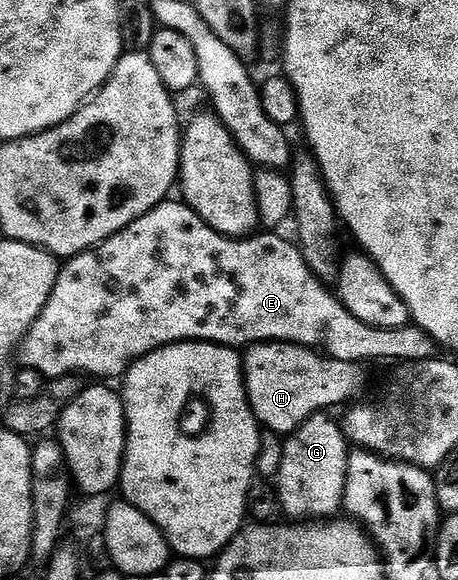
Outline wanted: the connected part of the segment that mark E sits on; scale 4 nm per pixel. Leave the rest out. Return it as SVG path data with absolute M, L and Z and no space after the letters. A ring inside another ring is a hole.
M182 201L171 202L158 203L152 211L145 213L137 221L128 225L126 229L118 231L116 235L99 244L98 247L74 256L62 264L59 279L55 282L55 288L45 305L45 309L39 314L37 321L31 326L30 333L27 334L27 338L21 344L21 359L23 355L24 361L33 370L40 371L43 375L48 375L48 380L51 381L60 379L63 376L70 376L72 373L78 373L83 377L86 377L85 375L100 375L103 378L100 380L111 381L107 379L113 378L114 375L116 377L122 376L135 360L147 355L150 351L155 351L158 347L168 347L170 343L189 343L192 341L220 343L223 347L234 347L236 349L246 349L257 343L297 343L301 347L325 349L326 354L332 359L340 359L346 363L357 363L360 365L366 364L366 359L397 359L396 361L419 363L425 362L427 359L436 358L437 344L435 339L429 337L429 333L425 333L420 327L408 325L386 331L380 327L370 327L361 321L357 321L357 317L353 317L353 313L349 313L349 309L344 307L332 292L331 295L327 292L330 290L311 271L300 248L294 242L291 244L289 240L282 239L279 233L263 233L267 235L255 233L250 237L233 239L229 235L222 235L214 231L186 203ZM103 279L163 279L163 283L211 283L211 291L215 291L215 295L223 295L223 291L227 291L227 303L235 303L235 307L103 307Z

